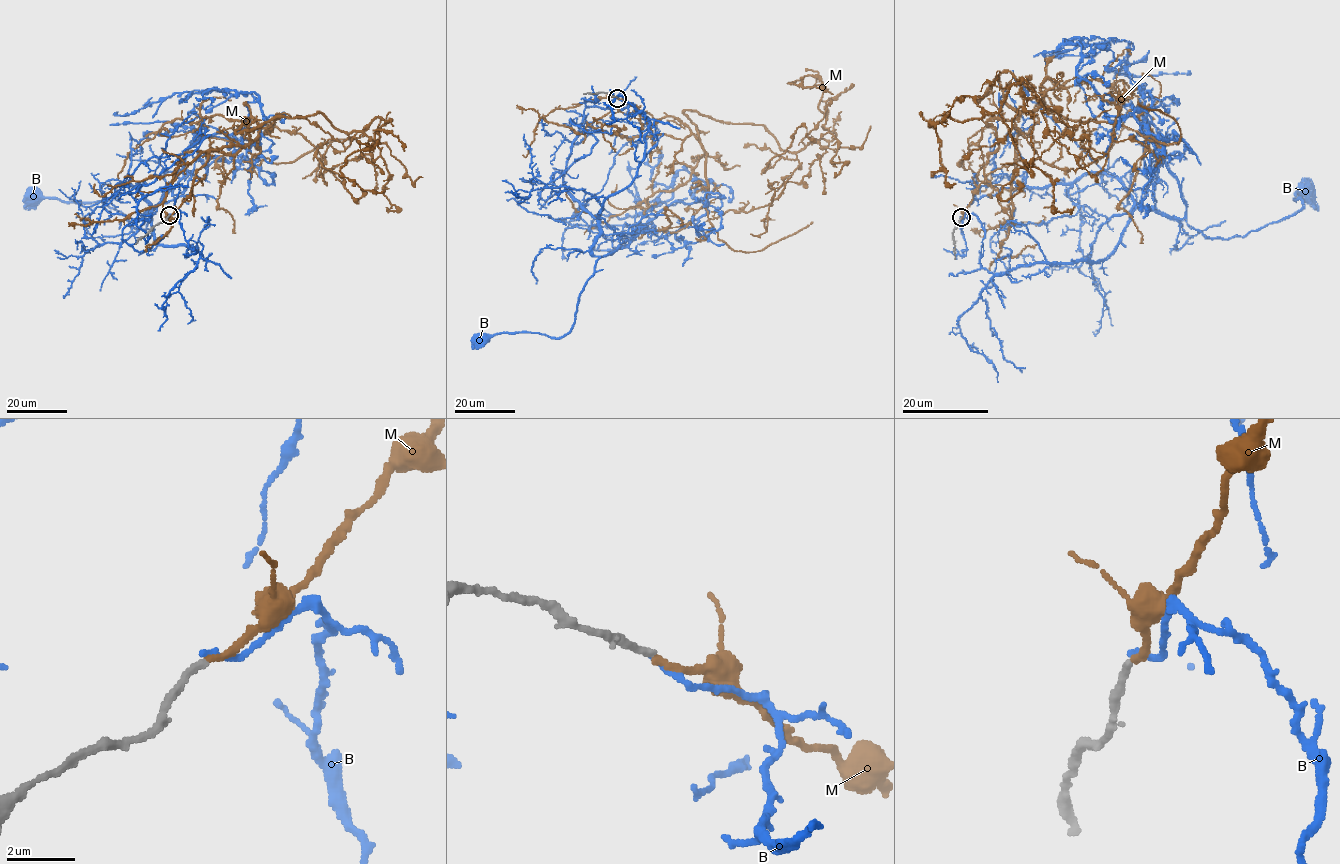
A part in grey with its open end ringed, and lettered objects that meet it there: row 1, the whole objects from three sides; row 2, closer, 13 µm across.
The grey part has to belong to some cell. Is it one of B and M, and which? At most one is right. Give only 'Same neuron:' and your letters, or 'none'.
Same neuron: M

